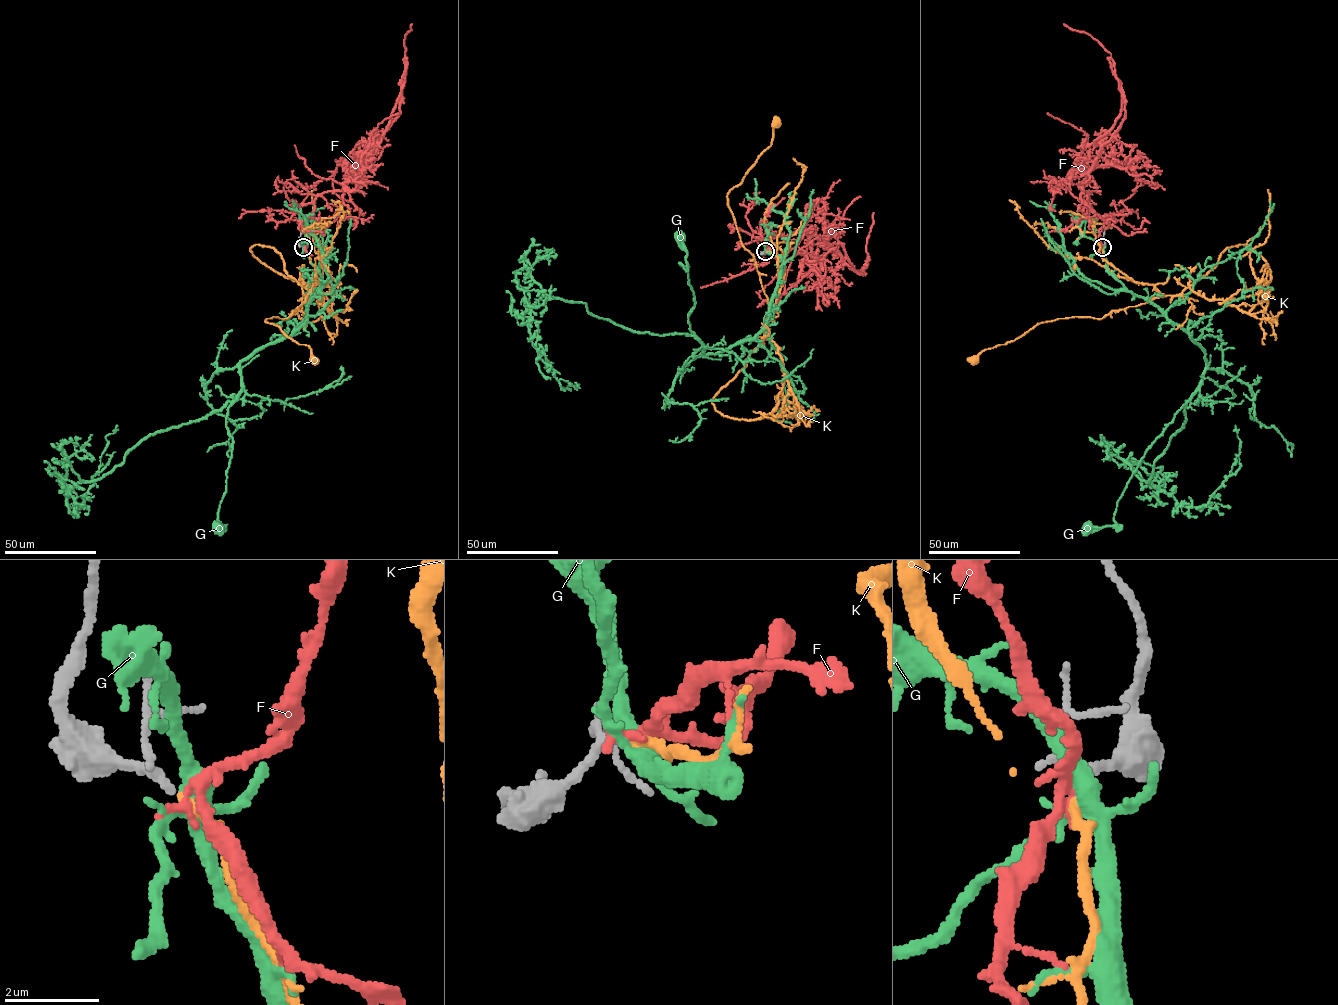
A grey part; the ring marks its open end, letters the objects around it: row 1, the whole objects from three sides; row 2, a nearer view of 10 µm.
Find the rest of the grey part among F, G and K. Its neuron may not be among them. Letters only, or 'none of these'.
K

